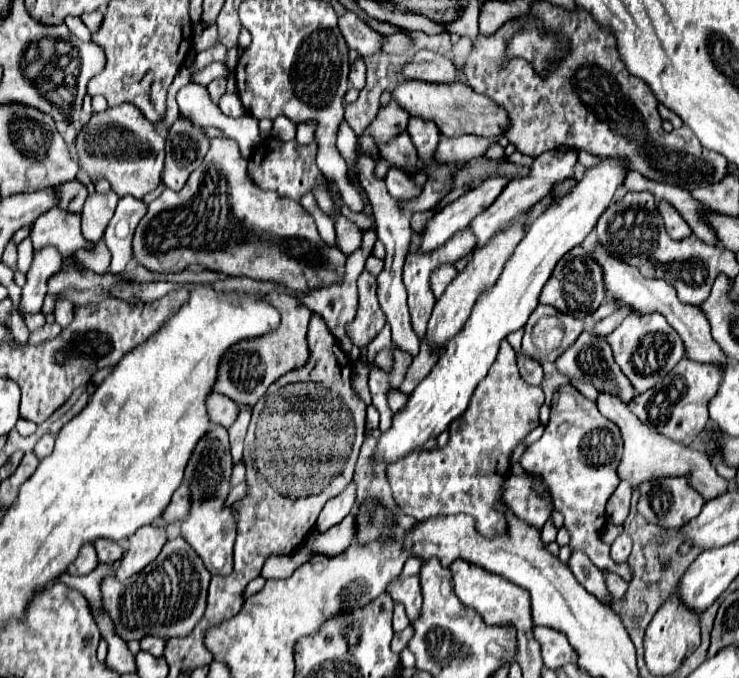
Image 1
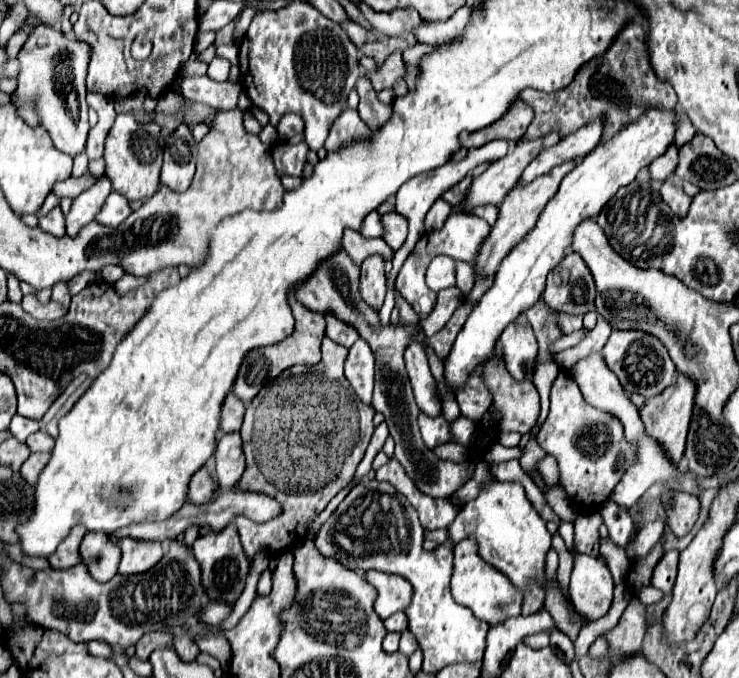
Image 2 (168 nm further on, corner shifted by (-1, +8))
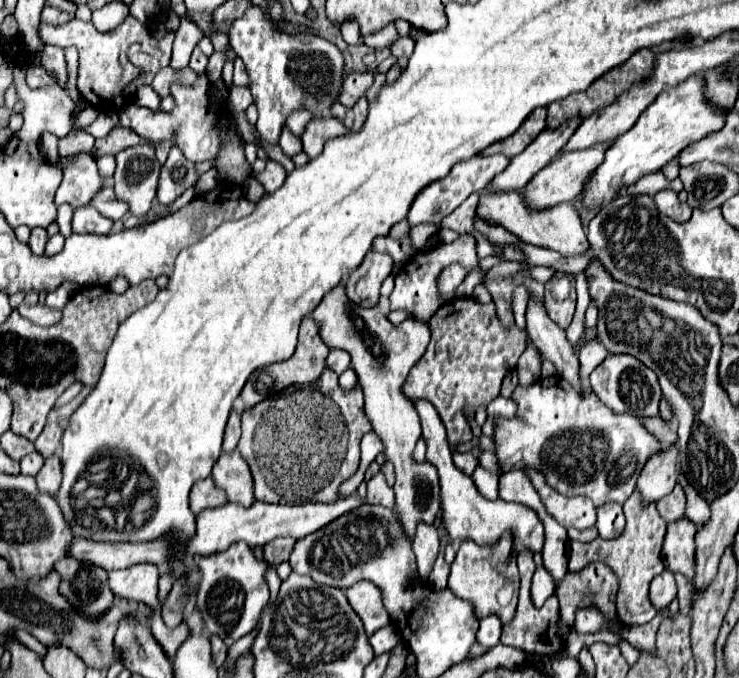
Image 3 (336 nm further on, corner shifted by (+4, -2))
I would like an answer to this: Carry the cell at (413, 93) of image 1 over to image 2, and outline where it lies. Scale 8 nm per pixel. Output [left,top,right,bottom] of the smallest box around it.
[460,98,534,148]

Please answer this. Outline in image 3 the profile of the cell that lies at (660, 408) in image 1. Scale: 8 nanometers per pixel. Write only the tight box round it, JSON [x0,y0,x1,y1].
[637,446,677,504]

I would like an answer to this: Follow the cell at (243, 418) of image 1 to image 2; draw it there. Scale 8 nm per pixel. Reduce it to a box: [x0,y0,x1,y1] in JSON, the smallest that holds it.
[216,432,244,488]

